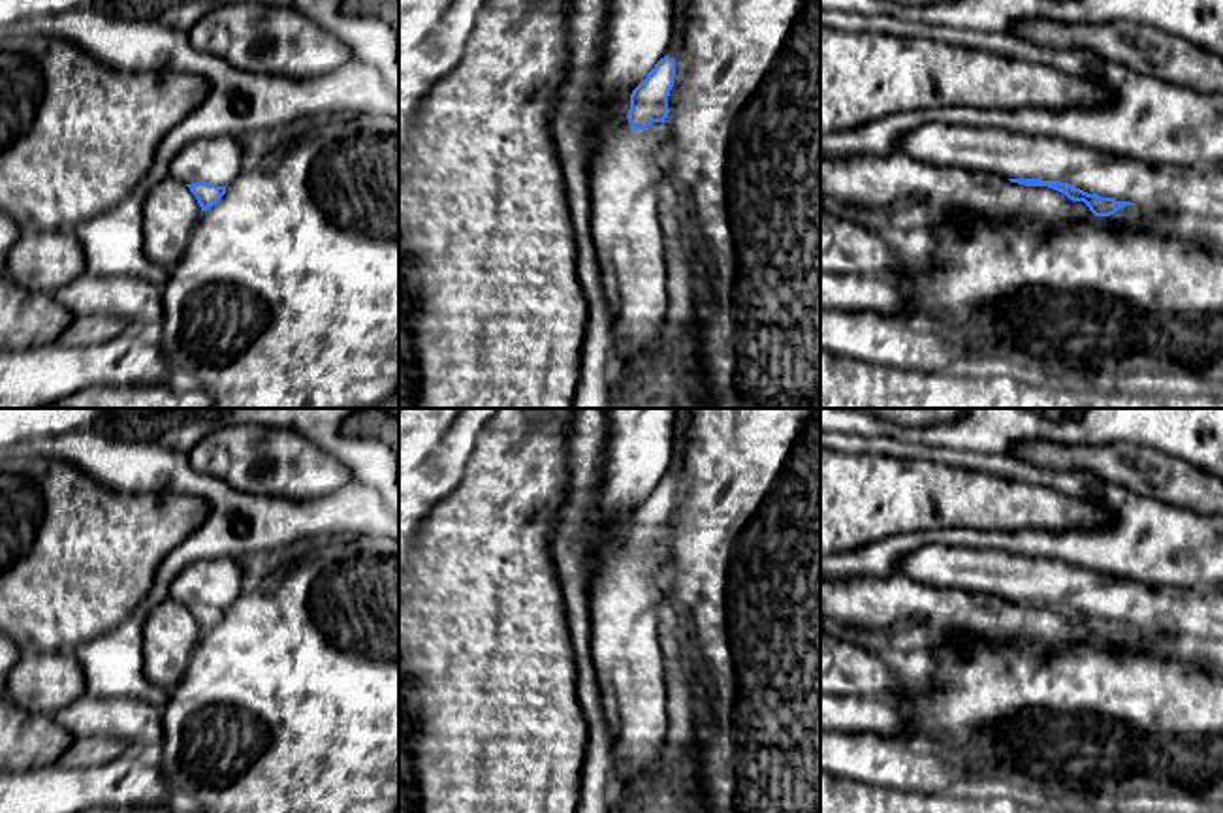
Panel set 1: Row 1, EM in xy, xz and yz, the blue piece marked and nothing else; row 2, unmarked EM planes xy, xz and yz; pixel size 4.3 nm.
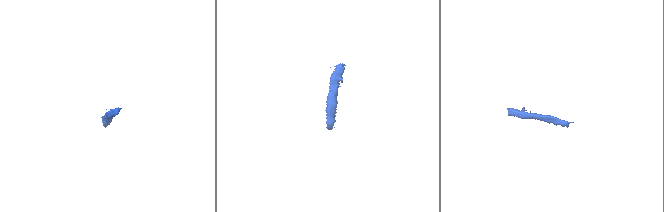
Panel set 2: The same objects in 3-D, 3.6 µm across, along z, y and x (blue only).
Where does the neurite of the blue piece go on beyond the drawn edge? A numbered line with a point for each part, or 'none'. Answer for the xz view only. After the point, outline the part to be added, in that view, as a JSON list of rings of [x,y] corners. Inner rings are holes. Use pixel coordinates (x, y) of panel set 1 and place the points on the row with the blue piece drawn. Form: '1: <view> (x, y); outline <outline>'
1: xz (627, 200); outline [[[630,92],[610,104],[598,145],[589,160],[591,231],[598,252],[602,286],[615,318],[615,337],[623,369],[619,380],[630,405],[649,397],[649,388],[660,373],[659,339],[668,312],[668,243],[662,145],[664,122],[634,130],[627,119]]]

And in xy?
1: xy (219, 160); outline [[[201,137],[186,145],[169,166],[169,177],[192,184],[230,186],[248,164],[248,143],[228,137]]]

